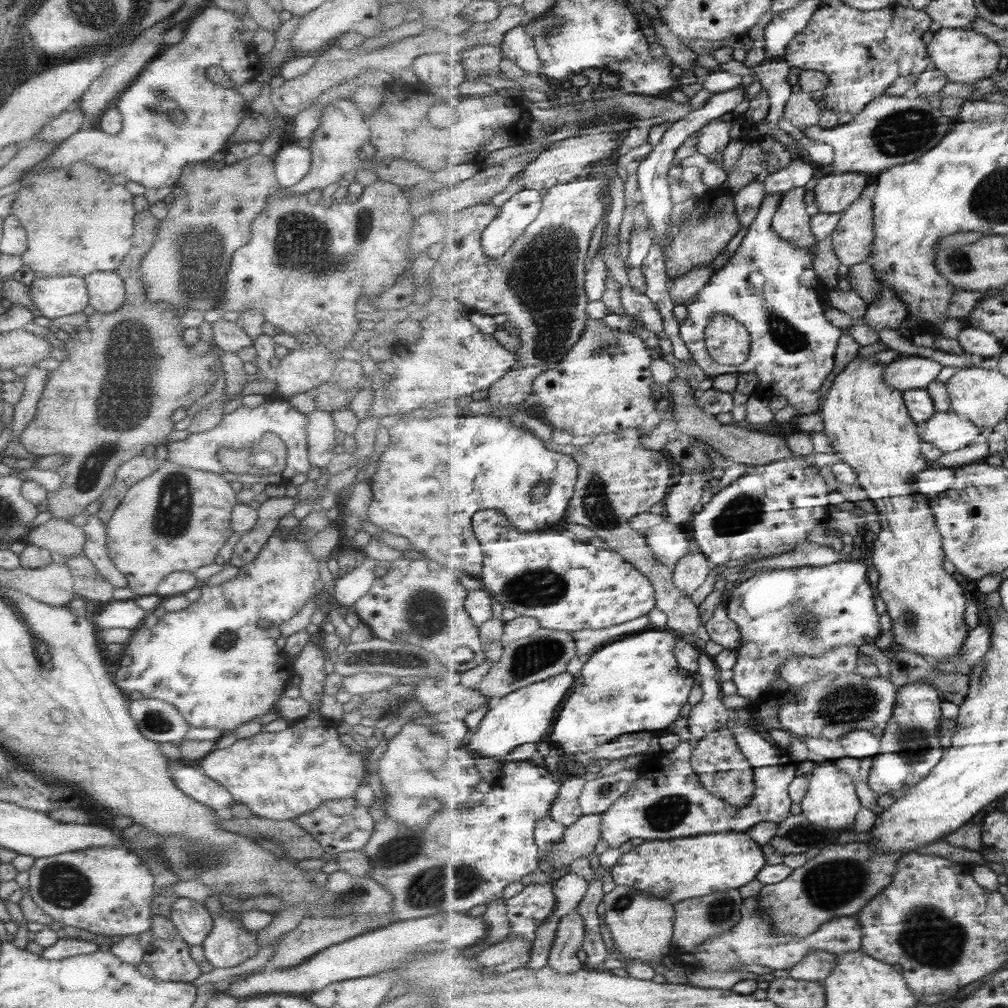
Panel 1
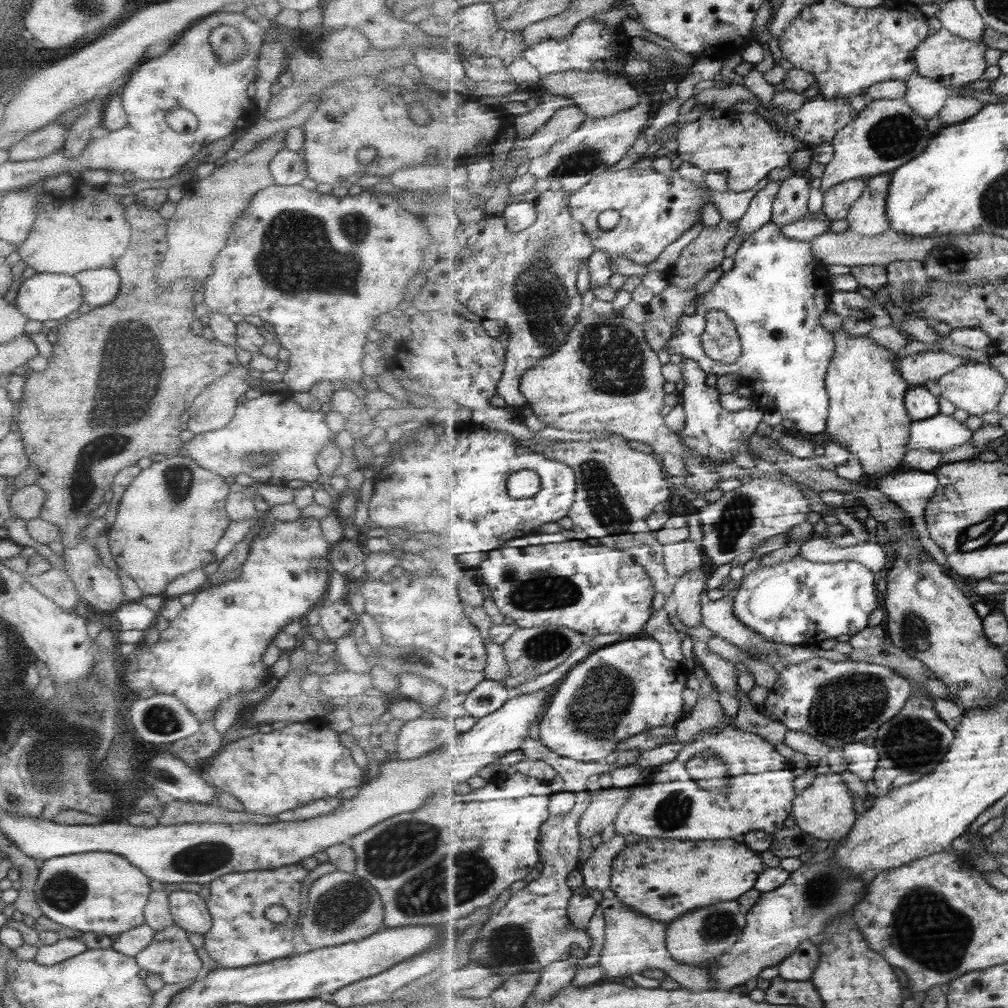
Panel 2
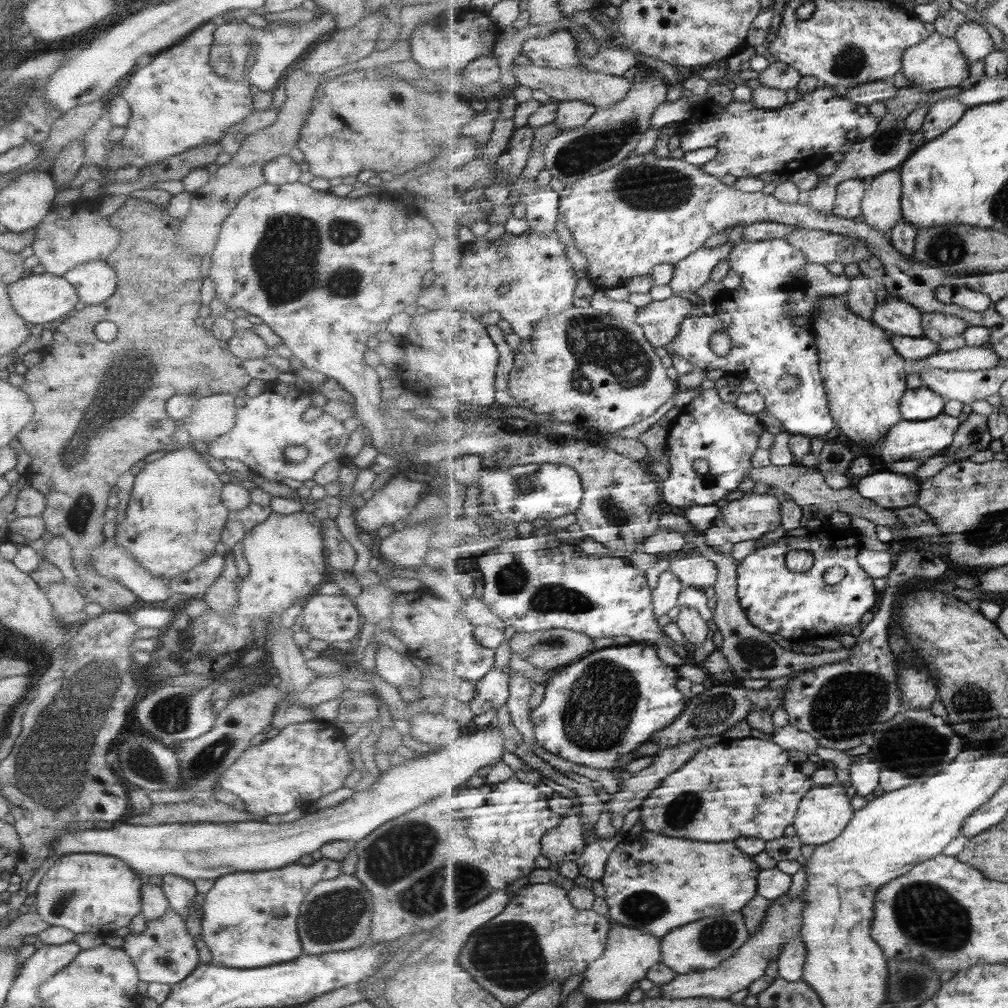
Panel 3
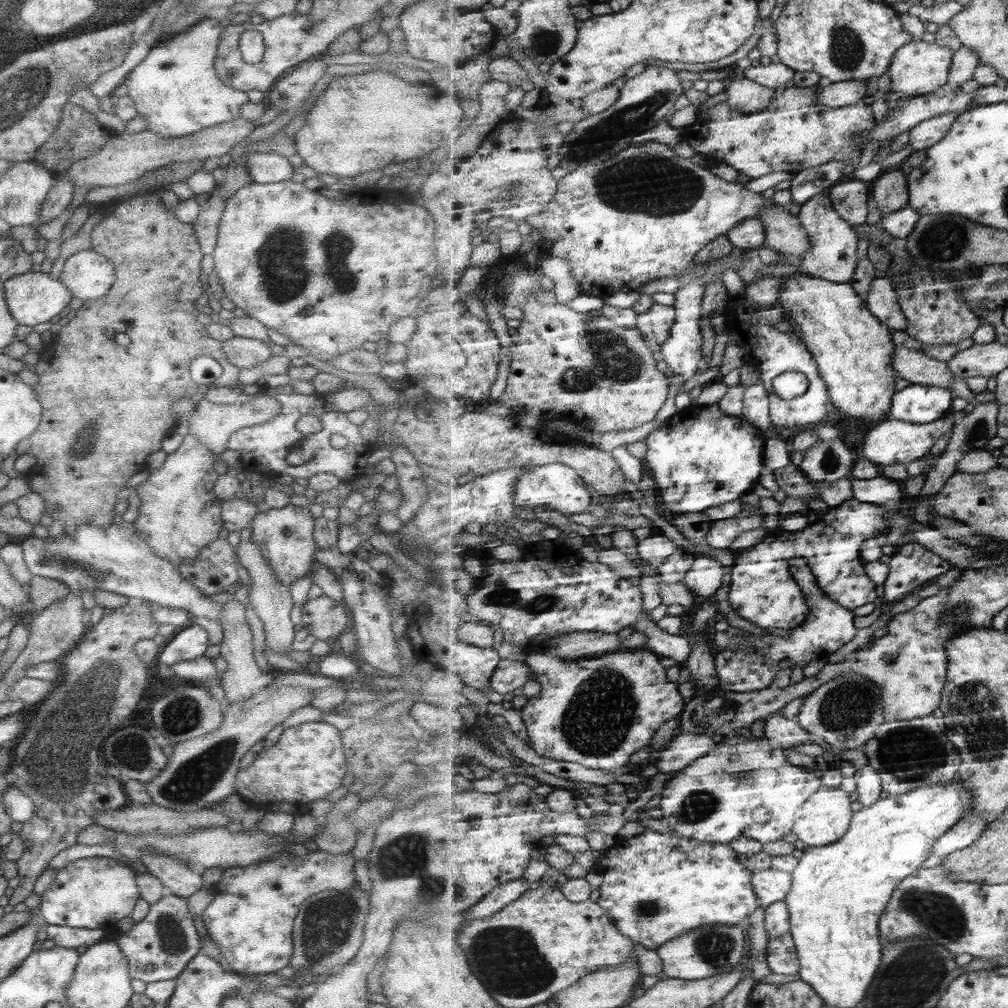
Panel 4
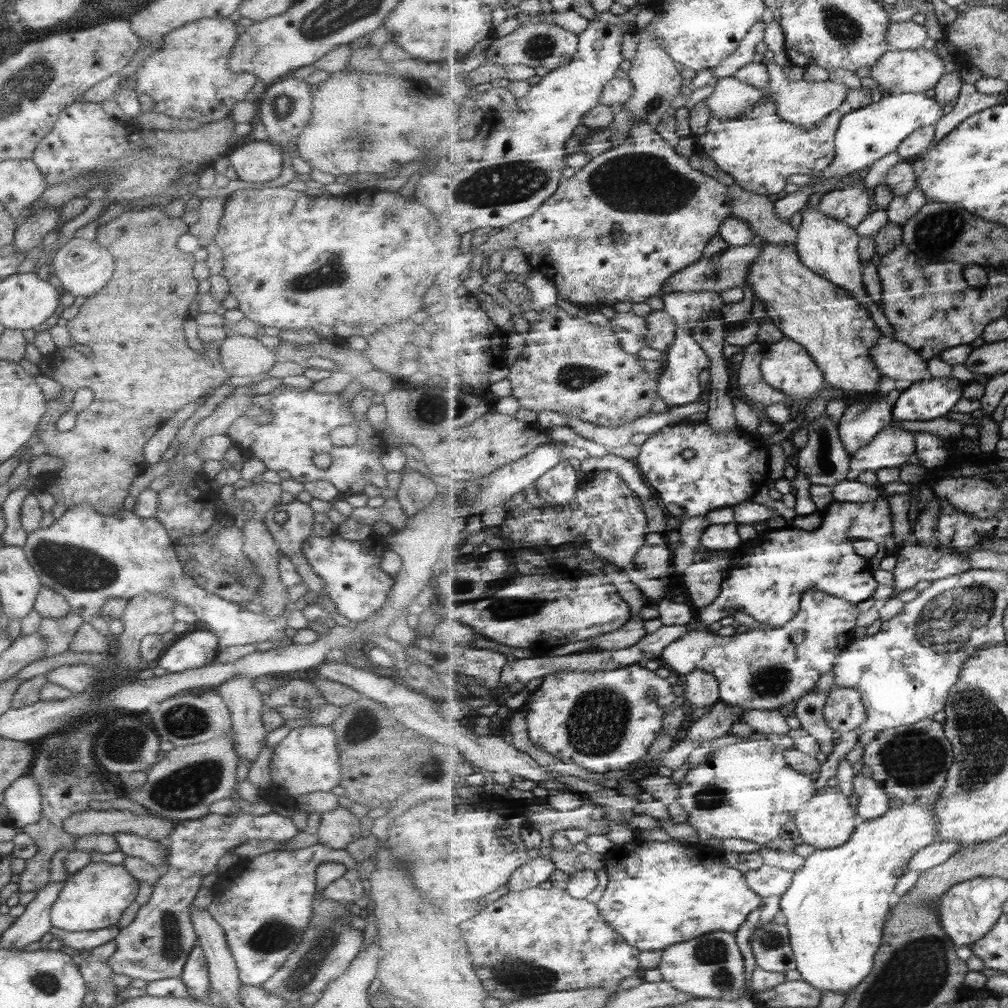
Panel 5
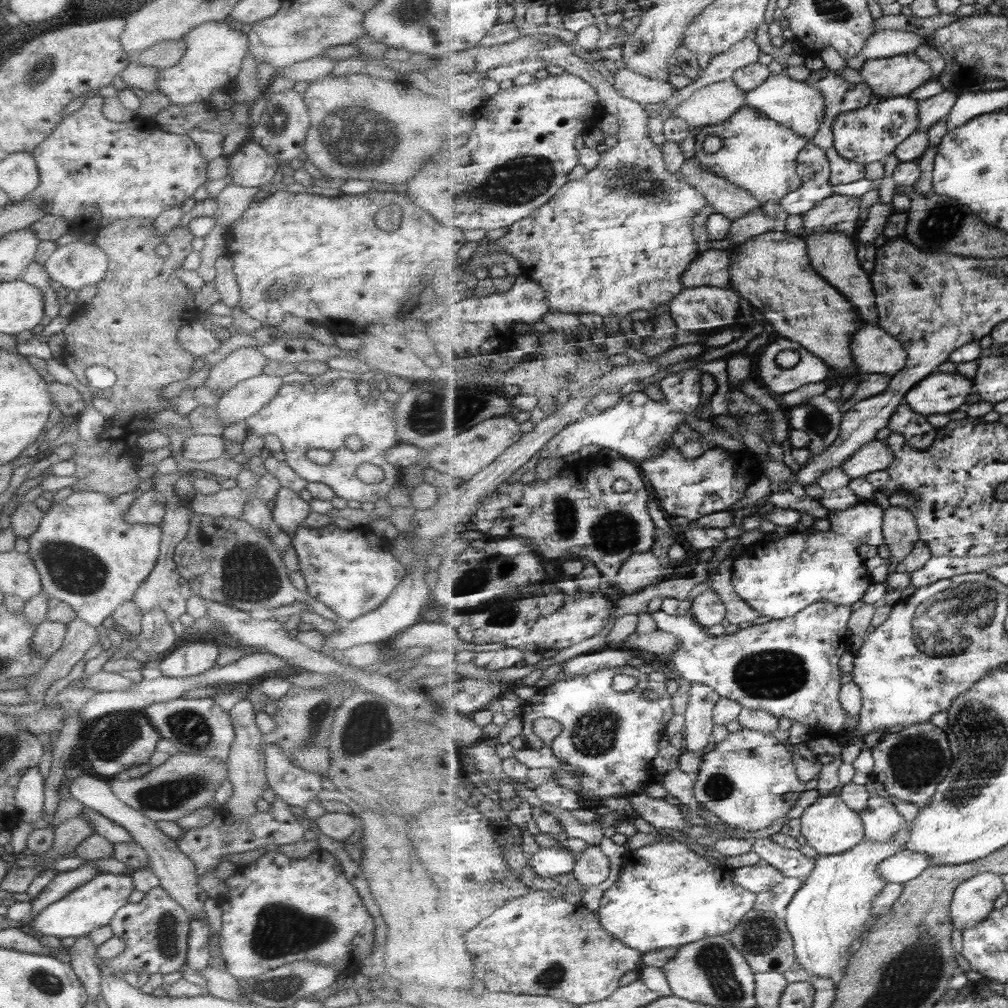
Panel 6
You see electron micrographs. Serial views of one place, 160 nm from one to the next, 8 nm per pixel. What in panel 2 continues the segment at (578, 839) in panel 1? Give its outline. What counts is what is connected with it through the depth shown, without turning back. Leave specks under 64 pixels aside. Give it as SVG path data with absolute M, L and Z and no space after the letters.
M650 768L643 771L641 779L634 786L623 788L623 791L621 788L611 787L606 792L599 793L598 798L593 799L579 821L582 836L592 840L607 826L611 826L611 822L613 823L617 818L623 804L632 795L632 788L651 781L653 773L658 772L659 769Z

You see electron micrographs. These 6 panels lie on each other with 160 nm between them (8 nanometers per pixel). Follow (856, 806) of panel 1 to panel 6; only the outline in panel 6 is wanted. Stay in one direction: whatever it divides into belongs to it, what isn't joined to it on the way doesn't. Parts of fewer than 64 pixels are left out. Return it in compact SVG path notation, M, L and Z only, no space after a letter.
M832 793L818 797L817 801L807 807L800 817L801 834L806 844L811 846L818 855L840 855L852 851L866 838L866 829L860 812L851 808L840 795Z

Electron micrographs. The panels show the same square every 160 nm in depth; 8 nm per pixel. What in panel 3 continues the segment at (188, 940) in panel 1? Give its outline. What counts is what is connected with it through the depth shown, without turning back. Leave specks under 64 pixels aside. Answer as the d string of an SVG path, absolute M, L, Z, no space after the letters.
M165 875L161 876L161 890L164 894L165 900L168 902L168 910L173 913L181 916L184 920L185 917L189 916L191 912L199 912L192 911L191 908L194 906L194 896L196 895L195 887L193 887L193 883L190 880L183 880L178 876Z

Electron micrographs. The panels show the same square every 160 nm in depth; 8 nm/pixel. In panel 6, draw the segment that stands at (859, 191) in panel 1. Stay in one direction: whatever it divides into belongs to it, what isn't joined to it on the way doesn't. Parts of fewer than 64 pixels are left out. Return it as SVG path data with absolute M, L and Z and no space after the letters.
M839 194L827 198L802 217L802 226L806 235L819 232L843 232L854 236L861 228L860 200L853 196Z

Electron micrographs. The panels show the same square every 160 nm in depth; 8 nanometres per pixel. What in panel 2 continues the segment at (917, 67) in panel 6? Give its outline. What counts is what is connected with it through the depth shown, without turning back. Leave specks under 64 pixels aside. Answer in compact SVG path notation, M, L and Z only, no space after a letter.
M941 28L928 36L916 50L916 61L920 75L941 81L945 86L958 88L982 80L987 70L987 44L963 39L954 32Z

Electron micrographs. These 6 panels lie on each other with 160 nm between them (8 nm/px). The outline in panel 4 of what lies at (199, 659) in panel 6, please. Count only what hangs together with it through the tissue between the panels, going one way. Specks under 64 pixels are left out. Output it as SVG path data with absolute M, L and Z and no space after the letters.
M198 625L177 629L174 636L161 645L156 662L167 667L177 662L189 662L204 656L209 646L207 633Z

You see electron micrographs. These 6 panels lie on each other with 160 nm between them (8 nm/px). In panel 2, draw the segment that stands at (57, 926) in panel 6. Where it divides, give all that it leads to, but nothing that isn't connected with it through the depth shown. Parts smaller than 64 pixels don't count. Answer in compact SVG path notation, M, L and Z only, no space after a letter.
M82 852L44 860L34 880L34 895L41 915L55 924L61 924L65 930L117 936L144 923L143 907L147 902L148 894L152 891L149 882L150 878L122 856L110 852Z

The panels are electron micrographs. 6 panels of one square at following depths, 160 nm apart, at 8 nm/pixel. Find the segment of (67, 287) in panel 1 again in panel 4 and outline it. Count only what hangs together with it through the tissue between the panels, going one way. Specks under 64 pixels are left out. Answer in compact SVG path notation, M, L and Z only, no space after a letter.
M40 271L10 276L2 282L2 285L7 312L16 320L17 324L23 324L23 326L32 327L51 320L53 316L57 316L63 308L69 305L72 299L61 282L53 280L48 274Z

